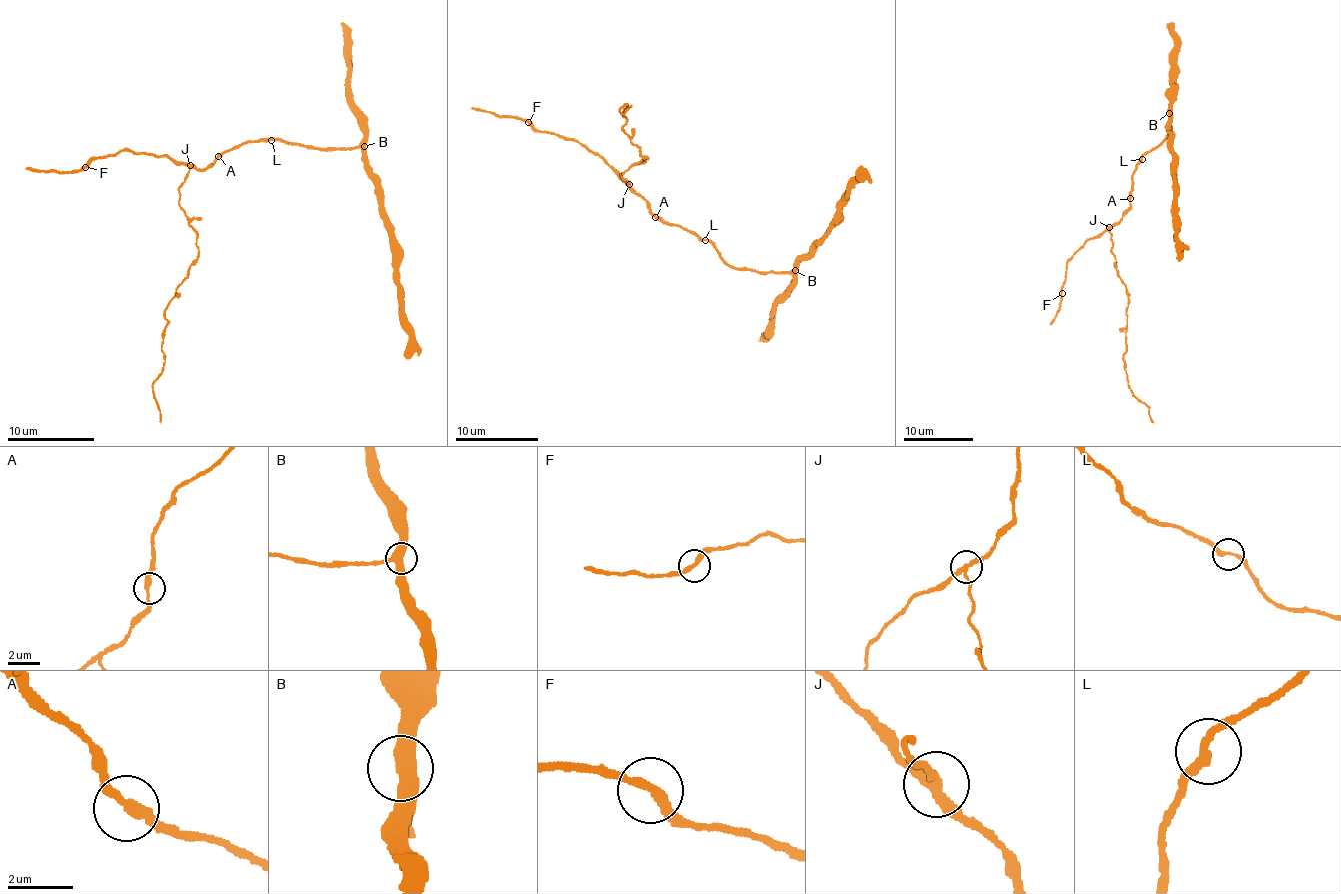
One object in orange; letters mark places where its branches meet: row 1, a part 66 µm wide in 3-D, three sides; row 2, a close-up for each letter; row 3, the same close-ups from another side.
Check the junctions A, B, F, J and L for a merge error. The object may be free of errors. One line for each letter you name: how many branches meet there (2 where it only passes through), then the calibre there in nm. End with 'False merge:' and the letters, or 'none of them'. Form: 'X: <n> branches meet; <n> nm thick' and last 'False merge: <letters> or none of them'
J: 3 branches meet; 240 nm thick
False merge: J

